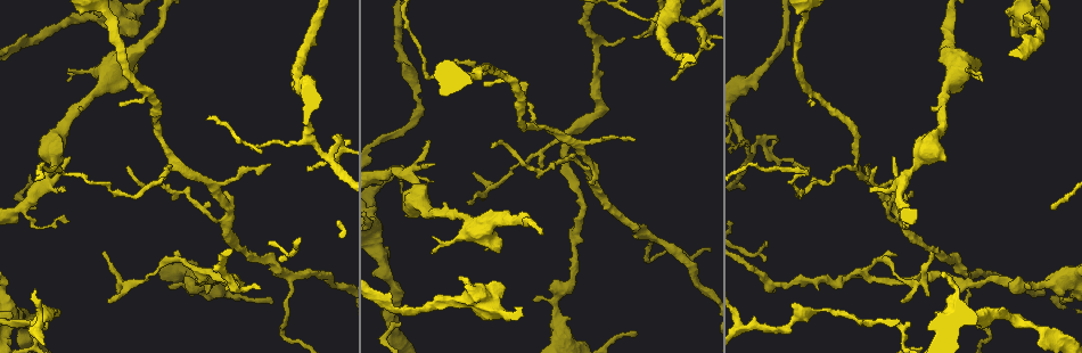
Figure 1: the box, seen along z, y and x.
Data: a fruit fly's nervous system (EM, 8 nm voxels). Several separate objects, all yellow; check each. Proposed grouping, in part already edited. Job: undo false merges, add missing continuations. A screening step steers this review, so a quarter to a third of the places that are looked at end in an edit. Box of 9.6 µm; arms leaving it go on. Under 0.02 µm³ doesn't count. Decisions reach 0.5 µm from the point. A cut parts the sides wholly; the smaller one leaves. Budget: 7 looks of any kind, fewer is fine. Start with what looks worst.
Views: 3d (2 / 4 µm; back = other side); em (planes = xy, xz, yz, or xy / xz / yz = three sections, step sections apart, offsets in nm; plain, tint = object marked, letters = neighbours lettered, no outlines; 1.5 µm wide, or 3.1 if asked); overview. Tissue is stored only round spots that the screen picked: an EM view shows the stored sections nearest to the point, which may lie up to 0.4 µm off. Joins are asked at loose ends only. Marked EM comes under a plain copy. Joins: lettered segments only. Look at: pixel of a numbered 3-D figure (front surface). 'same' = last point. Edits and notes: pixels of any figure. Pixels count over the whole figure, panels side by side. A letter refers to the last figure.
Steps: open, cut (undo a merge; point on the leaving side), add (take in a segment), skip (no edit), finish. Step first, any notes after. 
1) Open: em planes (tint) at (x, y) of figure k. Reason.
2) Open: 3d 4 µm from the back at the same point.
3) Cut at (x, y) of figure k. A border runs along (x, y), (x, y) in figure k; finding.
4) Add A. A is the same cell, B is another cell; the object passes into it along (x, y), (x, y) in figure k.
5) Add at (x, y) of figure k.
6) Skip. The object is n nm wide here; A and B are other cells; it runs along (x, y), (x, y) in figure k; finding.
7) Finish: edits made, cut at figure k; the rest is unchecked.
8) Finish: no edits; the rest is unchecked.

Open: em planes (letters) at (48, 309) of figure 1. Calibre changes.

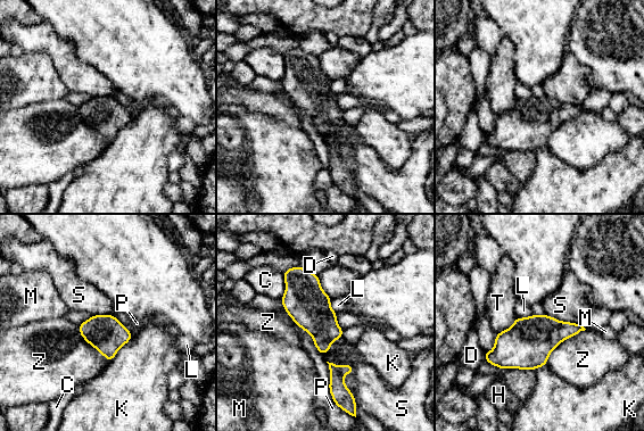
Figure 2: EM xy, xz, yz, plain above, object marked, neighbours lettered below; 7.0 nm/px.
Skip. C, D, H, K, L, M, P, S, T and Z are other cells; a border runs along (545, 313), (560, 321), (579, 324) in figure 2; continuous, no second cell.

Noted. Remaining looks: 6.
Open: em planes (letters) at (284, 336) of figure 1.

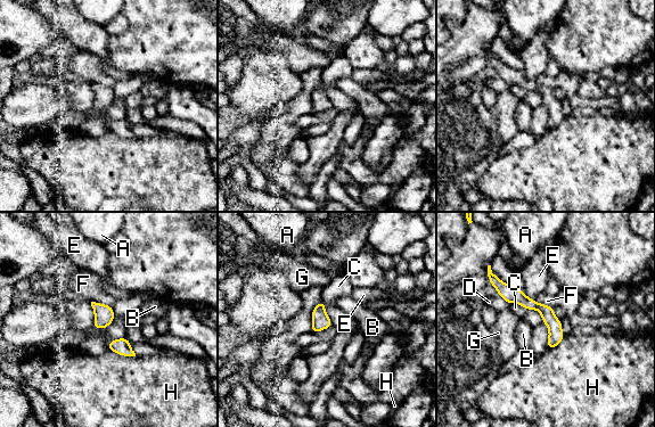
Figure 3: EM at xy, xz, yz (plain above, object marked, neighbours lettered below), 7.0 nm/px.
Skip. A, B, C, D, E, F, G and H are other cells; it runs along (505, 290), (539, 306), (559, 337) in figure 3; one cell here.

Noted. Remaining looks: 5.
Open: 3d 2 µm at (754, 77) of figure 1. Calibre changes.

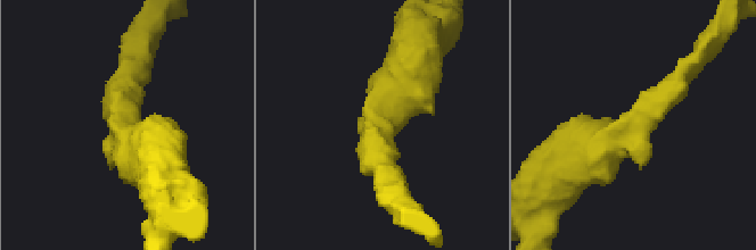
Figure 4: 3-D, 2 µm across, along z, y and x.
Open: em xy step 4 (tint) at (378, 118) of figure 4. Need the tissue.

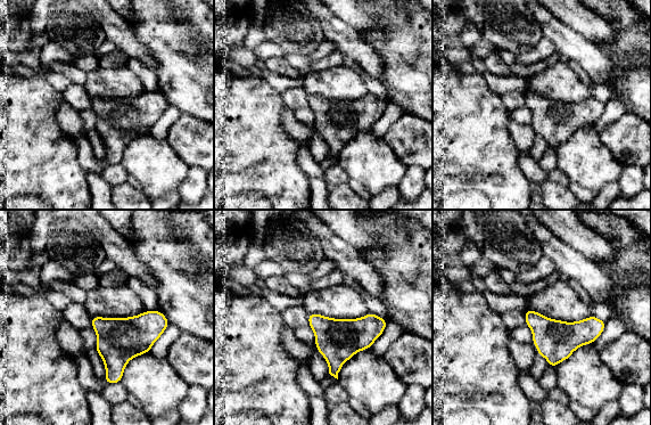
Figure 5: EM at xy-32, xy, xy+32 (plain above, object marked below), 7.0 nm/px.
Open: em planes (letters) at the same point. Another direction.

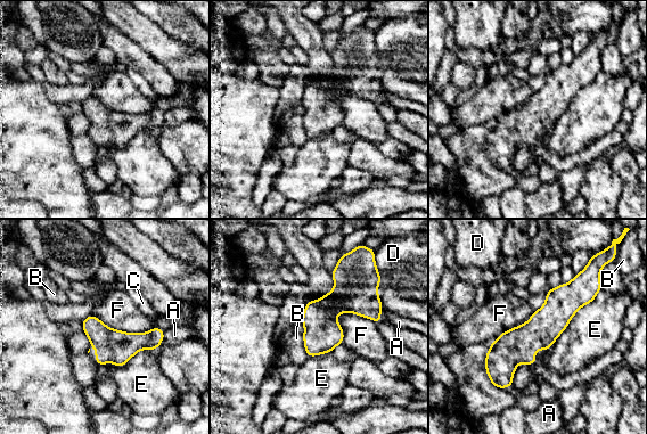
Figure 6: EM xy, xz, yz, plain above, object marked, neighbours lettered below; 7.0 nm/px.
Skip. A, B, C, D, E and F are other cells; it runs along (594, 289), (576, 293), (493, 379) in figure 6; all the same cell.

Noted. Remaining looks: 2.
Finish: no edits; the rest is unchecked.

